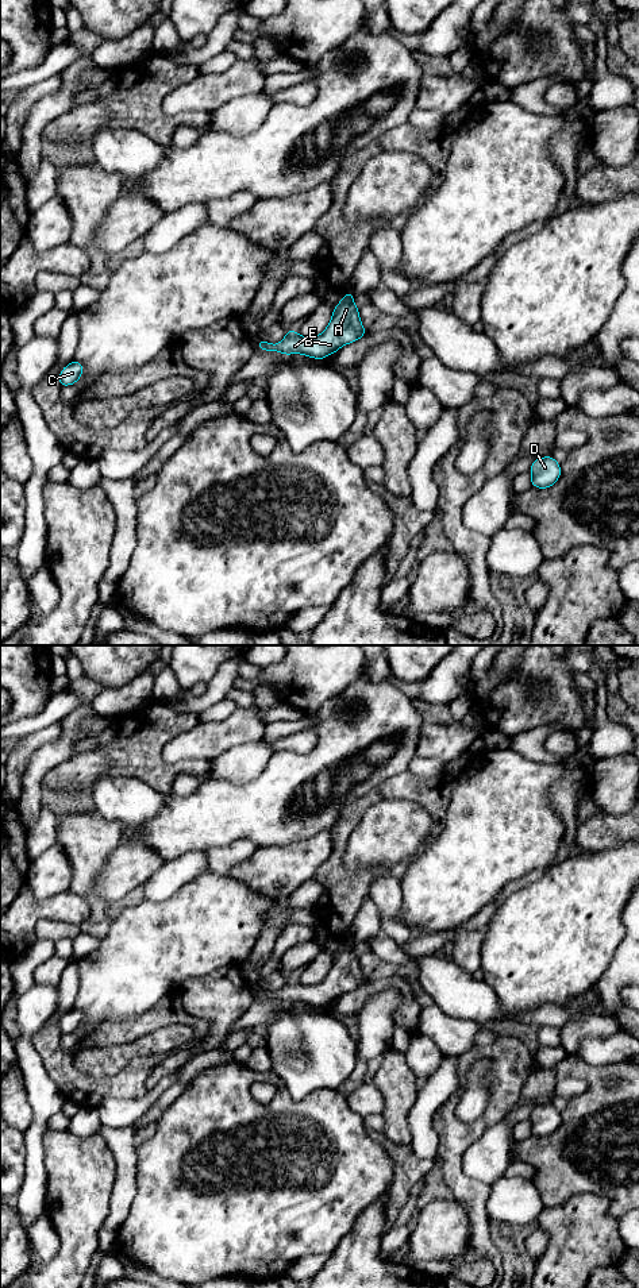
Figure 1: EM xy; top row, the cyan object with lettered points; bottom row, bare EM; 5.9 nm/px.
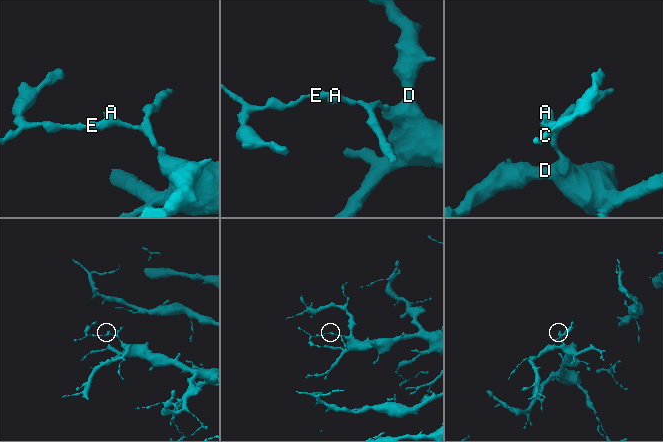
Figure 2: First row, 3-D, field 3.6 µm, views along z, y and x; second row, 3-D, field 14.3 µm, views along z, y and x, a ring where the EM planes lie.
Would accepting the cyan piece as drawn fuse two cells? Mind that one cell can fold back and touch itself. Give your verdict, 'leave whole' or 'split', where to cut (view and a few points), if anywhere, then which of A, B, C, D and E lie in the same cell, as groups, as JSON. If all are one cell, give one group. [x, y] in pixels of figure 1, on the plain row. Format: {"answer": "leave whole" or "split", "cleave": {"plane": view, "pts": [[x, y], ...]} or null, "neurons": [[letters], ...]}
{"answer": "leave whole", "cleave": null, "neurons": [["A", "B", "C", "D", "E"]]}

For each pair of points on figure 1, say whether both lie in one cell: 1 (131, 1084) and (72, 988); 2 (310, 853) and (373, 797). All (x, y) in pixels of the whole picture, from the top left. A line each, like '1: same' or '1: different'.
1: different
2: different

